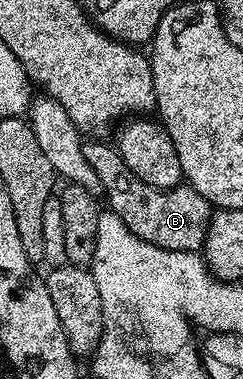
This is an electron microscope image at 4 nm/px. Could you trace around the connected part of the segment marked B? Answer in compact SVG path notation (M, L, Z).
M86 140L82 143L84 160L92 164L92 172L100 176L104 202L109 209L124 220L124 224L136 236L169 250L198 252L205 247L206 233L210 226L212 207L200 192L188 185L174 186L170 190L157 190L137 178L124 164L122 155L113 145L102 140Z

